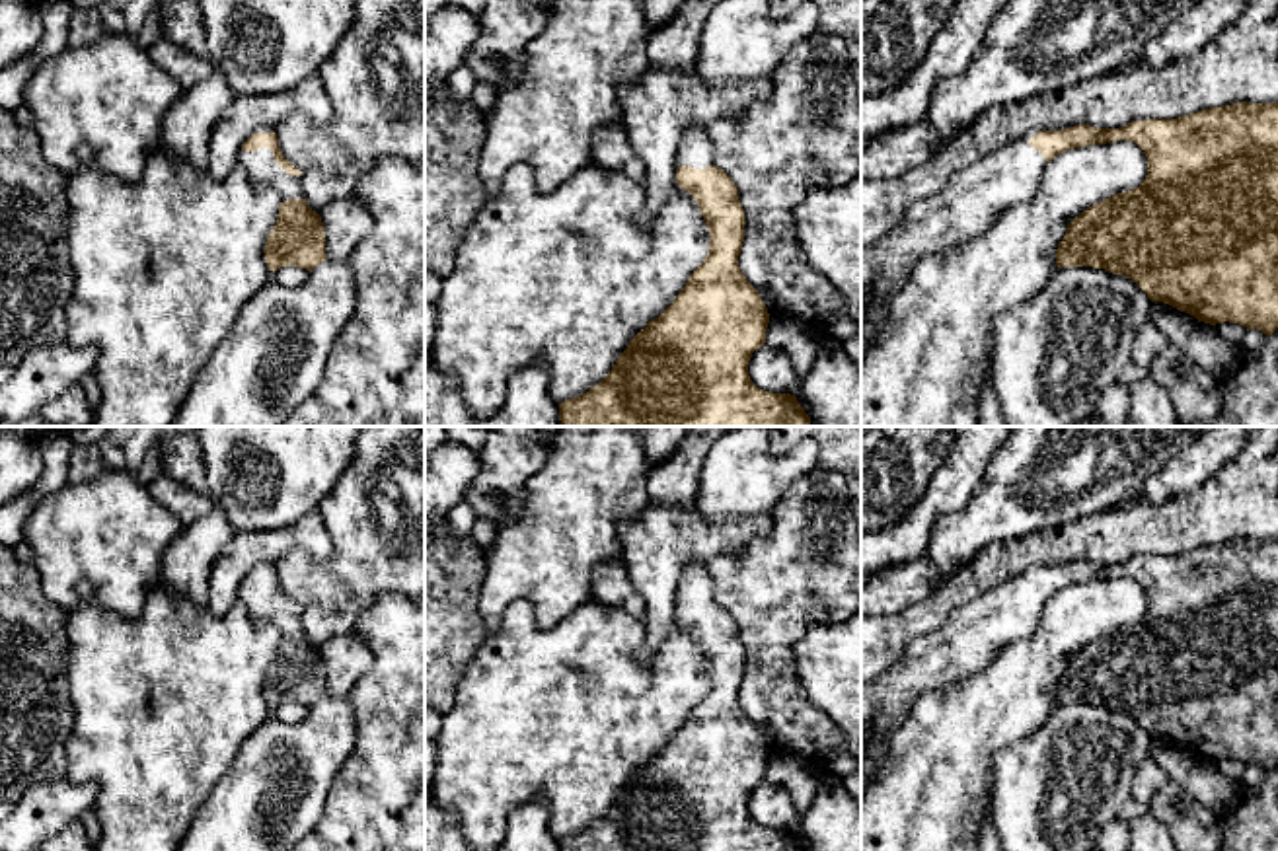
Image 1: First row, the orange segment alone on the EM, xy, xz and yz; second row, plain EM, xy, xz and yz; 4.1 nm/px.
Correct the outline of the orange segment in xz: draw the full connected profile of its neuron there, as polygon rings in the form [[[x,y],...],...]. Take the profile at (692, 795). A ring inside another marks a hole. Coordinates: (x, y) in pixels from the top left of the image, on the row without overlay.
[[[686,565],[676,604],[676,619],[695,635],[707,660],[709,689],[674,738],[629,777],[606,814],[559,839],[559,851],[807,851],[795,832],[764,828],[748,812],[752,789],[766,779],[770,750],[738,703],[744,645],[733,615],[715,602],[707,565]]]

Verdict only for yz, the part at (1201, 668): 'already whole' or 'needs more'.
needs more

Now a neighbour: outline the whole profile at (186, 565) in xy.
[[[218,506],[185,526],[162,557],[160,588],[169,598],[187,598],[197,606],[207,606],[210,571],[234,534],[236,530]]]

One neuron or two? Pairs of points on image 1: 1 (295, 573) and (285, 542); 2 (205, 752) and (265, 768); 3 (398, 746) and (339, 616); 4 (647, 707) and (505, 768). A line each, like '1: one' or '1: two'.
1: two
2: two
3: two
4: one

